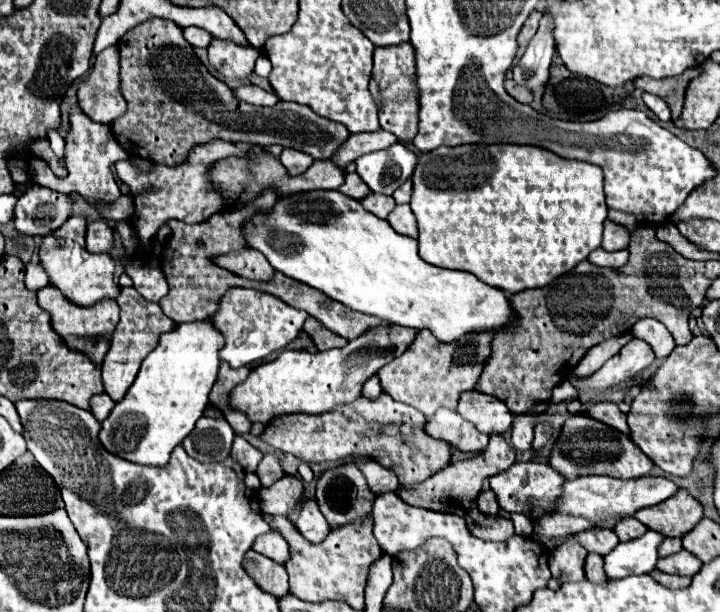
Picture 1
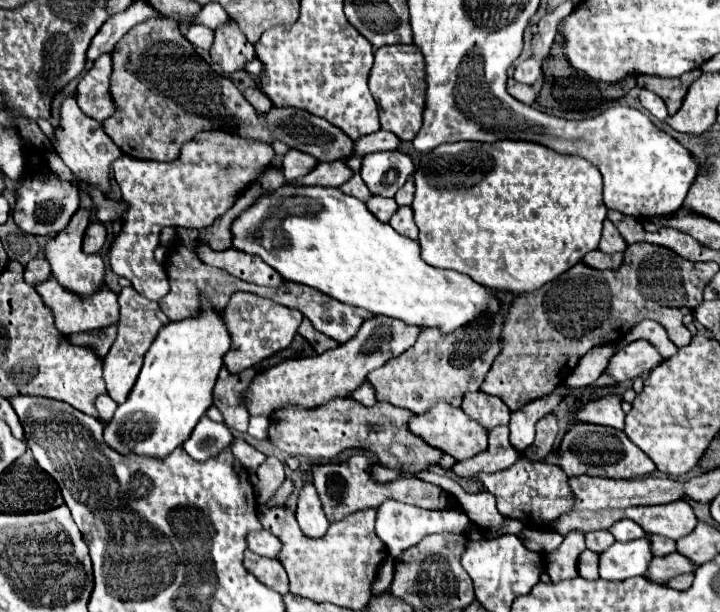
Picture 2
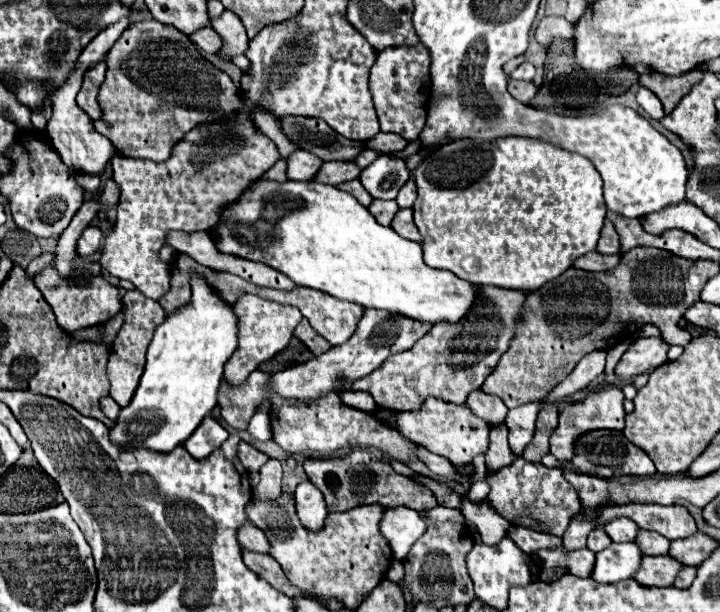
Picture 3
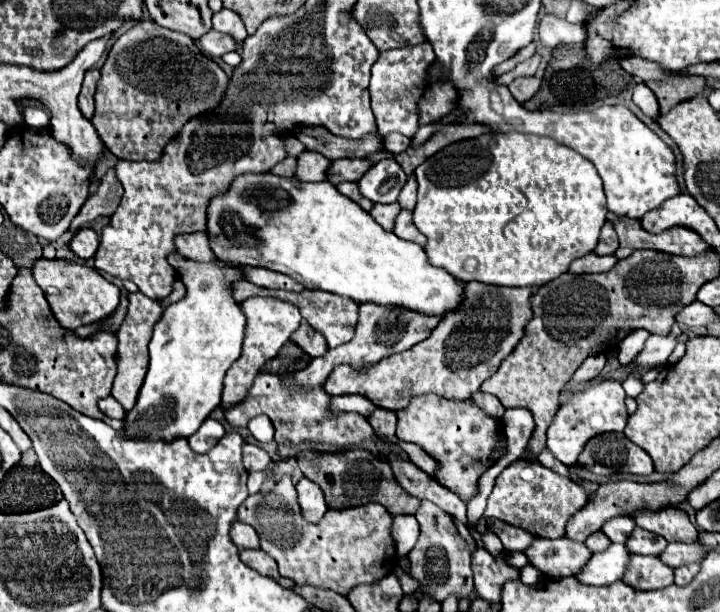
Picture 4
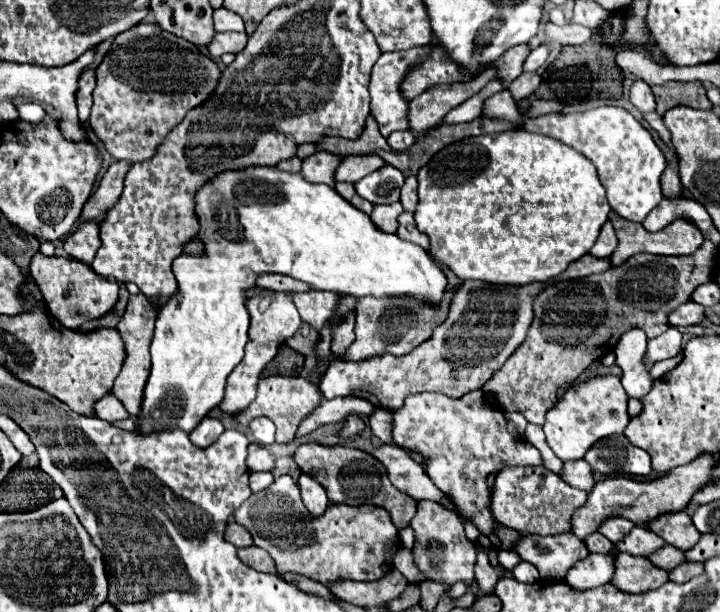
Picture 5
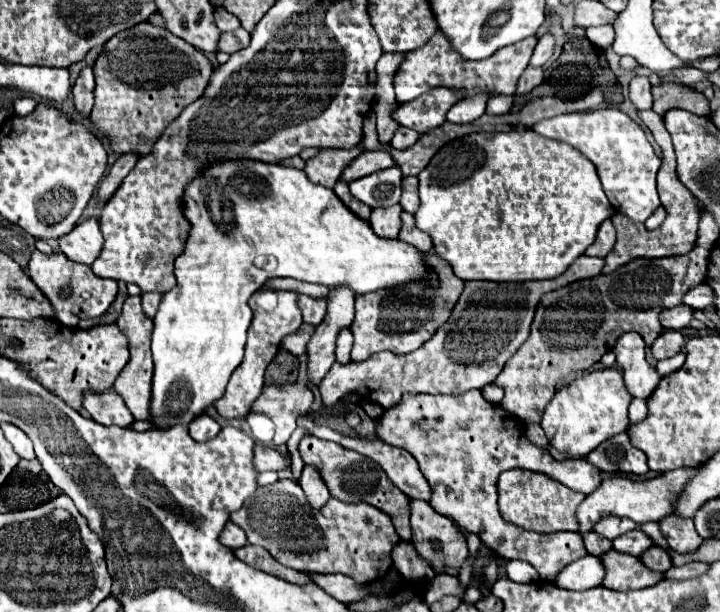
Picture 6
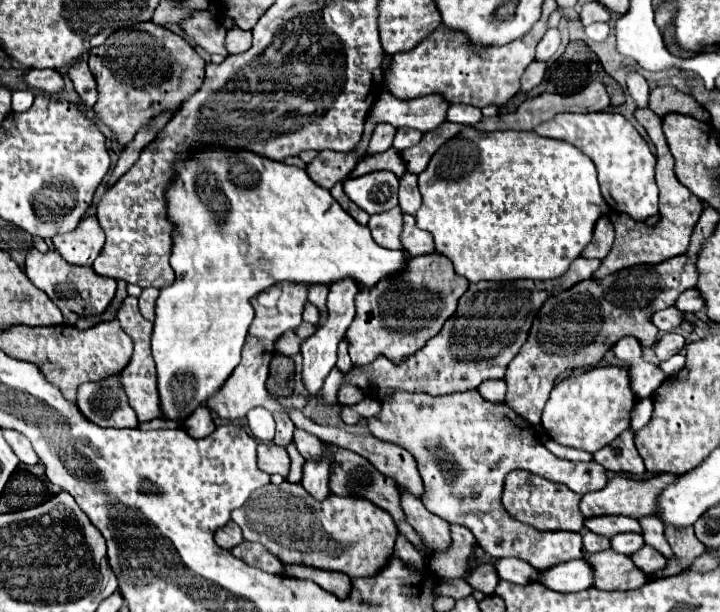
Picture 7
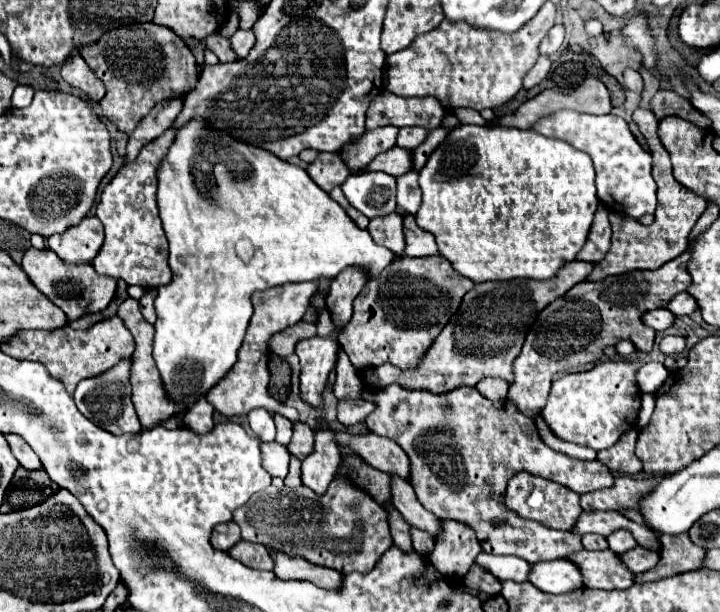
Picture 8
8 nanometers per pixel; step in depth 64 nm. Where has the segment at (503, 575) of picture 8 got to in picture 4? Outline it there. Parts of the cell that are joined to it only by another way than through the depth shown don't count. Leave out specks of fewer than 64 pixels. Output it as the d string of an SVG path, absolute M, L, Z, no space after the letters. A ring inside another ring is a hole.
M526 564L524 568L520 568L520 580L524 584L534 584L538 580L538 576L540 576L540 572L532 564Z

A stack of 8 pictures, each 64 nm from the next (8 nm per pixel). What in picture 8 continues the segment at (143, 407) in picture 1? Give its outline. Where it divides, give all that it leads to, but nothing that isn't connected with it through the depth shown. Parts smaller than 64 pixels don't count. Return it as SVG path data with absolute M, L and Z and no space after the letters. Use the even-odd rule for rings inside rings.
M192 118L188 120L188 124L184 124L178 132L176 138L168 150L168 154L164 156L164 162L160 162L158 170L158 212L160 212L160 220L166 232L166 238L170 242L170 268L172 268L172 282L166 286L158 288L158 296L156 296L156 314L158 320L154 324L156 328L156 364L158 370L162 374L164 380L164 388L170 396L170 400L174 400L176 404L182 404L186 408L190 408L200 396L204 396L212 386L216 386L216 382L234 366L236 362L236 354L238 348L244 340L248 322L252 318L252 304L250 304L250 296L254 290L268 290L272 286L280 286L280 284L288 284L288 282L304 282L304 280L318 280L320 276L324 278L336 278L346 266L360 266L364 268L370 276L380 274L392 260L394 254L388 248L378 246L372 236L366 230L360 230L350 218L348 214L342 210L342 206L338 202L334 202L322 188L318 188L312 178L308 176L306 170L302 170L300 166L292 166L284 160L280 160L278 156L272 156L272 152L264 152L262 148L256 148L252 144L244 144L232 136L228 136L226 132L218 132L216 128L212 128L206 120L200 118Z

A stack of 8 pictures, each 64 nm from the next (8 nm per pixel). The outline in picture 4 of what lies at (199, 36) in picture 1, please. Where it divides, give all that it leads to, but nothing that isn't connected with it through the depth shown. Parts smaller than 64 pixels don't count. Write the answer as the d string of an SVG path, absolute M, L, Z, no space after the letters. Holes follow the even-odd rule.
M210 30L208 34L204 34L198 42L200 42L202 50L204 50L208 56L212 56L212 58L224 56L226 52L238 50L238 44L236 44L236 40L232 40L232 36L220 34L220 32L216 32L216 30Z

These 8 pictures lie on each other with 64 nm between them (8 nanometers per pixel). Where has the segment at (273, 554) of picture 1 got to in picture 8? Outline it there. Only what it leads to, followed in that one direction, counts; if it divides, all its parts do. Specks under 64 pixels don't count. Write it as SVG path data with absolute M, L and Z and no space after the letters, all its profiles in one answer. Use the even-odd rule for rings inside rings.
M226 522L226 524L218 524L214 530L212 530L212 536L210 536L210 544L216 548L216 550L230 550L236 542L240 542L240 528L236 522Z

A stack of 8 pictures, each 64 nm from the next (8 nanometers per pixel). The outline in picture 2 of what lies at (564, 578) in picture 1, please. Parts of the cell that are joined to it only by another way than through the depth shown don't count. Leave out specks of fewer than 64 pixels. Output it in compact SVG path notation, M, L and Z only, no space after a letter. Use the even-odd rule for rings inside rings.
M568 532L564 536L564 542L560 544L560 548L554 550L552 554L548 554L548 566L545 569L550 580L560 582L560 580L578 576L576 562L584 550L586 550L584 534L582 532Z

